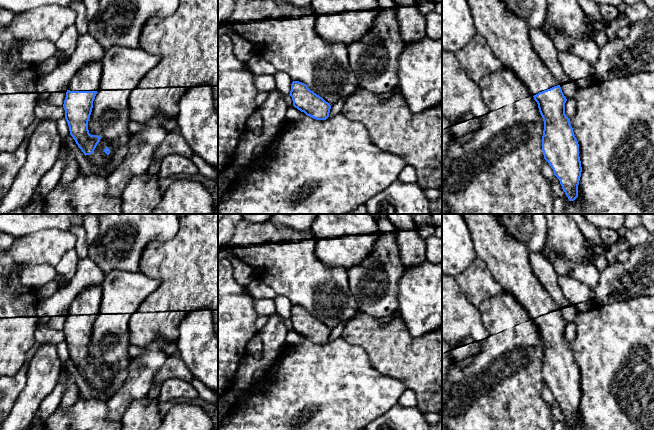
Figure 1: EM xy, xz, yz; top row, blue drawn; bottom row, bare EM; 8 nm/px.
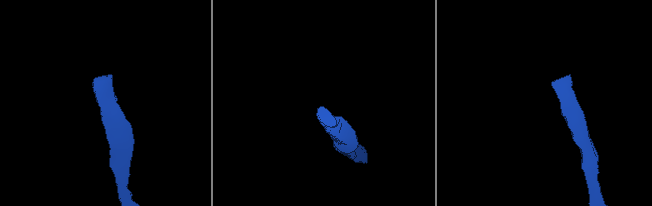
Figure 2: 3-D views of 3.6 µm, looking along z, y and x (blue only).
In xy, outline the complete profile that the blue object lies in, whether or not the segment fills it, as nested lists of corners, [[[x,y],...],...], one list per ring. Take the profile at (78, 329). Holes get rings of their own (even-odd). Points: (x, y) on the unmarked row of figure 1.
[[[96,285],[78,294],[67,311],[63,328],[70,359],[85,380],[94,376],[101,363],[98,359],[91,359],[88,354],[93,325],[100,311],[101,297],[102,287]]]

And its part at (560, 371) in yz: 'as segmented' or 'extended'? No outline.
extended

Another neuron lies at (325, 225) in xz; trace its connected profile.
[[[316,214],[311,225],[316,238],[315,255],[326,266],[348,270],[357,266],[372,252],[378,238],[378,229],[373,214]]]

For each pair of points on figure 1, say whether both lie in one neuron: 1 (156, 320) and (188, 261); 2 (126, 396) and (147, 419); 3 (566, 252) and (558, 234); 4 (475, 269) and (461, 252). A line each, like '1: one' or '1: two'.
1: one
2: two
3: one
4: two

